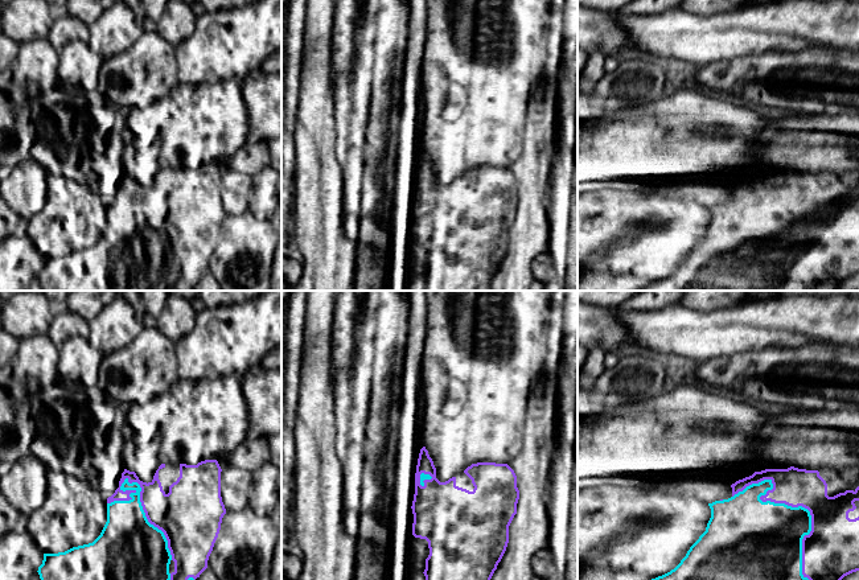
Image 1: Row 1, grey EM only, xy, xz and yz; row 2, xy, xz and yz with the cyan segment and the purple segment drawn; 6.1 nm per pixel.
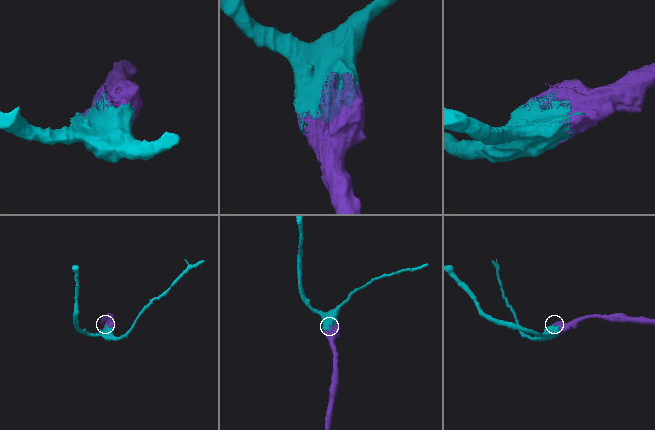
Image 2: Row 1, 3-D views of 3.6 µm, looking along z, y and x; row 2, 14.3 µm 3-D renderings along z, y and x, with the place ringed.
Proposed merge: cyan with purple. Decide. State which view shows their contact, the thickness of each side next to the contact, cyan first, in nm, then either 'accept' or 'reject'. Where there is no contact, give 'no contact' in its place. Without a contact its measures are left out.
yz | 400/260 nm | accept

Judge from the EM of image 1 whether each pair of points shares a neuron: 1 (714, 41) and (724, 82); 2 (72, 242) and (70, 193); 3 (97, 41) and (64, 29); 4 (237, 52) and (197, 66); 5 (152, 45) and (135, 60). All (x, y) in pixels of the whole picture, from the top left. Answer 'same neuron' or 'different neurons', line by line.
1: different neurons
2: same neuron
3: different neurons
4: same neuron
5: same neuron

